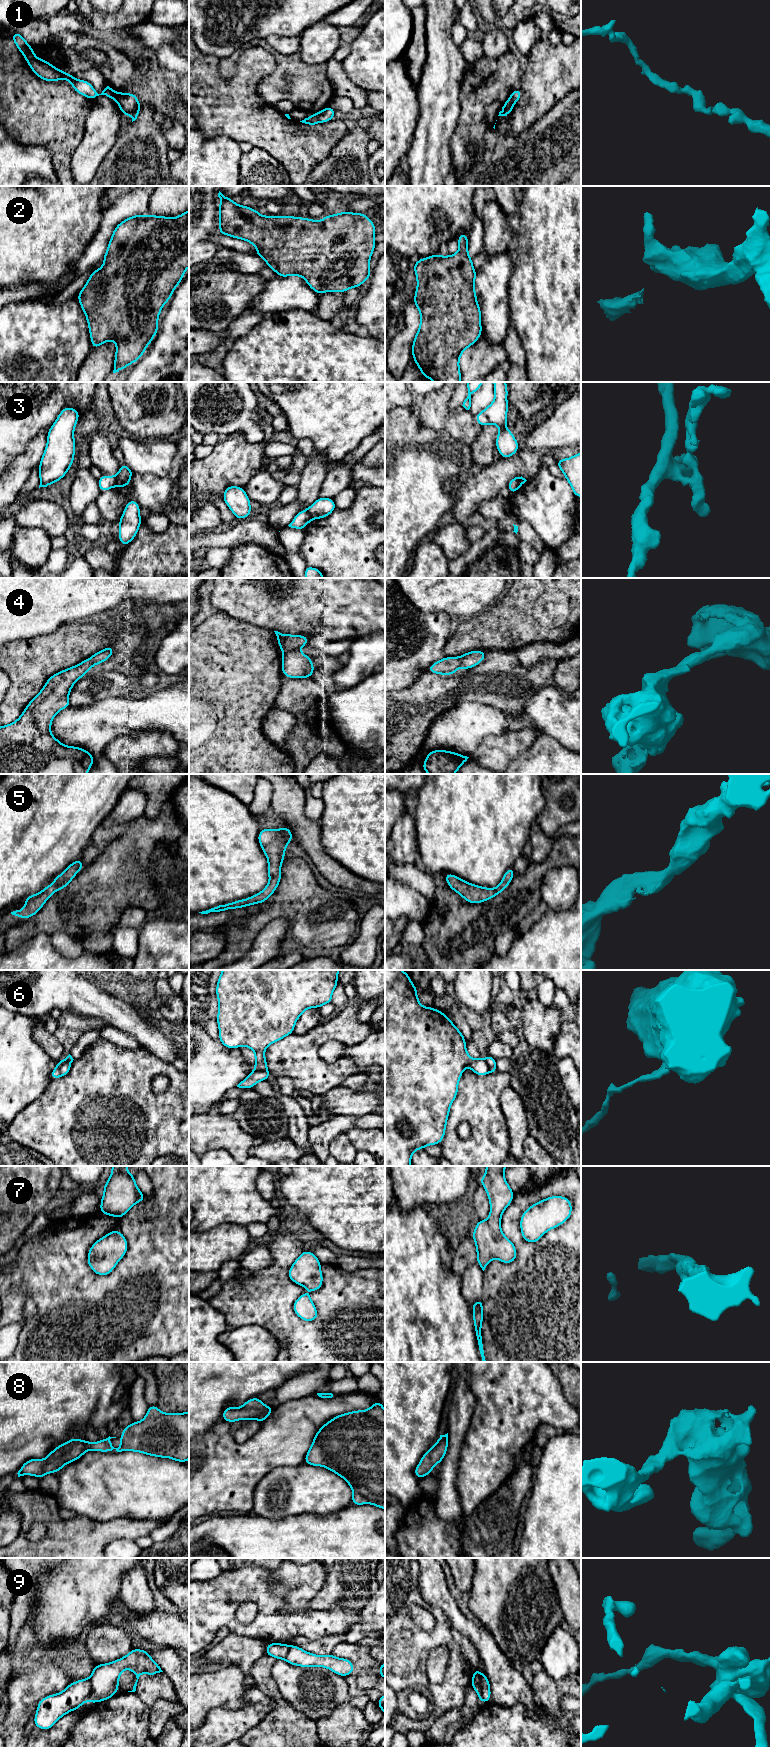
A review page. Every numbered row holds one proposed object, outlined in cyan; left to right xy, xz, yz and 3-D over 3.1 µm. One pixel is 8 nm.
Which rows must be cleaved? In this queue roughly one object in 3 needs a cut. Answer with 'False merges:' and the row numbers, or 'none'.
False merges: 1, 2, 3, 4, 6, 9

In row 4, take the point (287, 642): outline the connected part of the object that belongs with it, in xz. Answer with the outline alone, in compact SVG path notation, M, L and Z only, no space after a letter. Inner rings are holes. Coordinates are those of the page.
M278 631L274 632L283 655L294 650L299 650L309 643L309 638L307 636L282 634Z

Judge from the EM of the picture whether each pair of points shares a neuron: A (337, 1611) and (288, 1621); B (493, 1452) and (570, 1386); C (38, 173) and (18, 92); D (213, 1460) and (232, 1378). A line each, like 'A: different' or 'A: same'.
A: same
B: different
C: different
D: different

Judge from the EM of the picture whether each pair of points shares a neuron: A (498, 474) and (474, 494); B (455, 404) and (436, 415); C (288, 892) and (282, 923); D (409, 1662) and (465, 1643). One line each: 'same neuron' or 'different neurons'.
A: same neuron
B: different neurons
C: different neurons
D: different neurons

